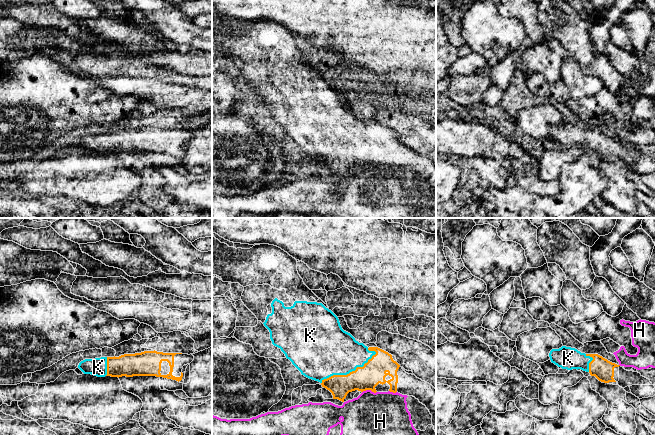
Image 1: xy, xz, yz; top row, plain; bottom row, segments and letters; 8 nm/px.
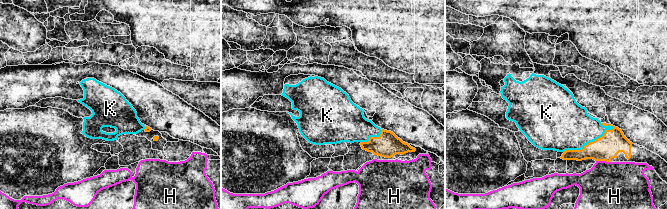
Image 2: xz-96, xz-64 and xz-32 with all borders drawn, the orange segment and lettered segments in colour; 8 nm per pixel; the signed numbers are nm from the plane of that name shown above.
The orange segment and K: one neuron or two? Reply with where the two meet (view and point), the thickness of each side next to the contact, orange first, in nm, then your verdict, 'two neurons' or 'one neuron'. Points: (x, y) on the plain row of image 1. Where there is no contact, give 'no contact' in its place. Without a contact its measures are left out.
xz (349, 149) | 200/400 nm | one neuron

